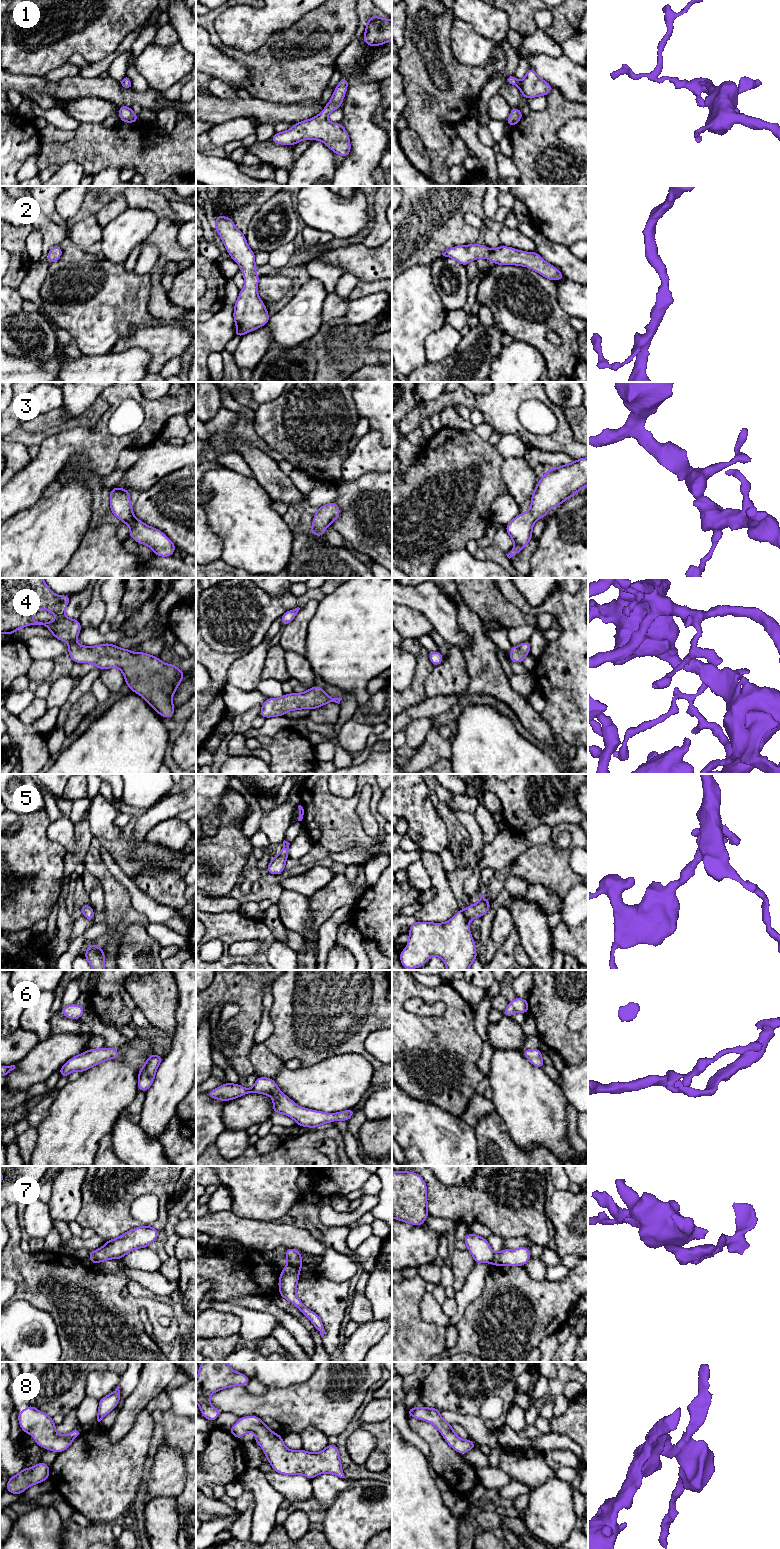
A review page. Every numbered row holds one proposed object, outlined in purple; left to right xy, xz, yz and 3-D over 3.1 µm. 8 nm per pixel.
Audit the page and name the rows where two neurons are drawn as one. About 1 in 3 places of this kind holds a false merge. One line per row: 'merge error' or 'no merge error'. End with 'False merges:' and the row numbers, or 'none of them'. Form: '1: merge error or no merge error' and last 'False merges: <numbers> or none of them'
1: no merge error
2: no merge error
3: no merge error
4: no merge error
5: no merge error
6: no merge error
7: merge error
8: no merge error
False merges: 7

